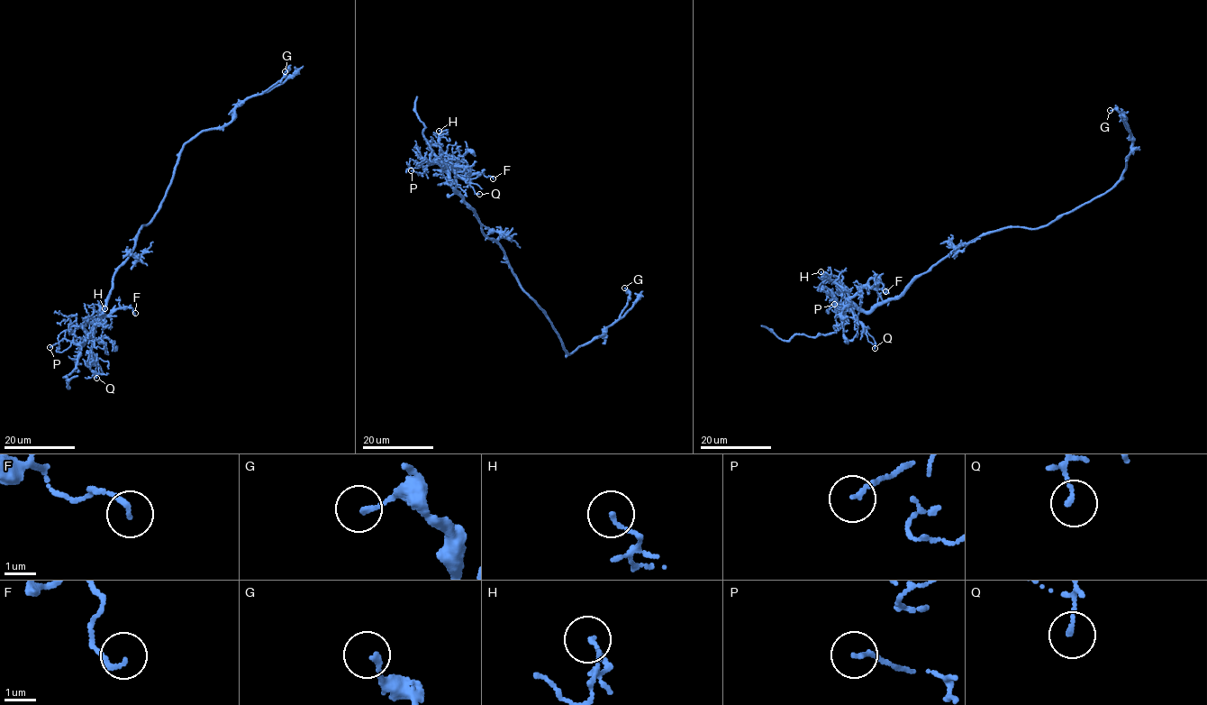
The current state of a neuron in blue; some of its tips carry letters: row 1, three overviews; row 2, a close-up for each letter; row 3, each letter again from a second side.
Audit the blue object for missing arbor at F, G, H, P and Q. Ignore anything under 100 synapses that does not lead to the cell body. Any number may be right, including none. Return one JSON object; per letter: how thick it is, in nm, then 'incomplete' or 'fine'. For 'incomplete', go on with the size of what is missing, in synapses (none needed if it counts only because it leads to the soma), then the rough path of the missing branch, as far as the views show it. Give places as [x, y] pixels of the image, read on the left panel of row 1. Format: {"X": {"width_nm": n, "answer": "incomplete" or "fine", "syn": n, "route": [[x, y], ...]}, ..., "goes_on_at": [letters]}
{"F": {"width_nm": 140, "answer": "fine"}, "G": {"width_nm": 150, "answer": "fine"}, "H": {"width_nm": 120, "answer": "fine"}, "P": {"width_nm": 140, "answer": "fine"}, "Q": {"width_nm": 130, "answer": "fine"}, "goes_on_at": []}

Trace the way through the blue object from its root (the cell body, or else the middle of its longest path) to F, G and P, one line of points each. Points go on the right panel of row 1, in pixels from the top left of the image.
F: (994, 231), (955, 250), (902, 292), (868, 312), (860, 310), (849, 299), (874, 283), (881, 282), (885, 291)
G: (994, 231), (1043, 227), (1113, 187), (1126, 168), (1133, 141), (1120, 114), (1110, 110)
P: (994, 231), (955, 250), (902, 292), (868, 312), (858, 311), (845, 297), (843, 288), (844, 297), (834, 304)

